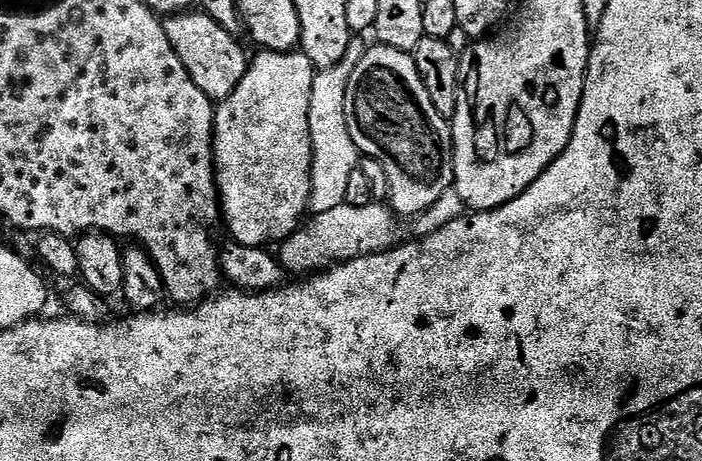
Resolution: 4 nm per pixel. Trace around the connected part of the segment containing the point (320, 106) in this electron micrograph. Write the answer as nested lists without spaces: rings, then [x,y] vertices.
[[[354,38],[338,66],[317,71],[310,96],[310,136],[311,136],[311,194],[308,199],[309,211],[316,215],[334,210],[344,203],[347,179],[359,165],[360,153],[350,138],[349,127],[345,118],[345,86],[349,84],[354,67],[362,60],[367,43]]]

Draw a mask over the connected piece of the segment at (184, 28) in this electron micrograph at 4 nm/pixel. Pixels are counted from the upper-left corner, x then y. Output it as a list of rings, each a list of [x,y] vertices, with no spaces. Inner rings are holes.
[[[203,12],[194,13],[169,15],[163,21],[163,26],[166,36],[170,39],[170,46],[178,54],[178,60],[190,74],[191,81],[213,101],[218,102],[228,97],[245,76],[248,54],[245,54],[233,33],[218,25],[218,22],[214,22]]]

